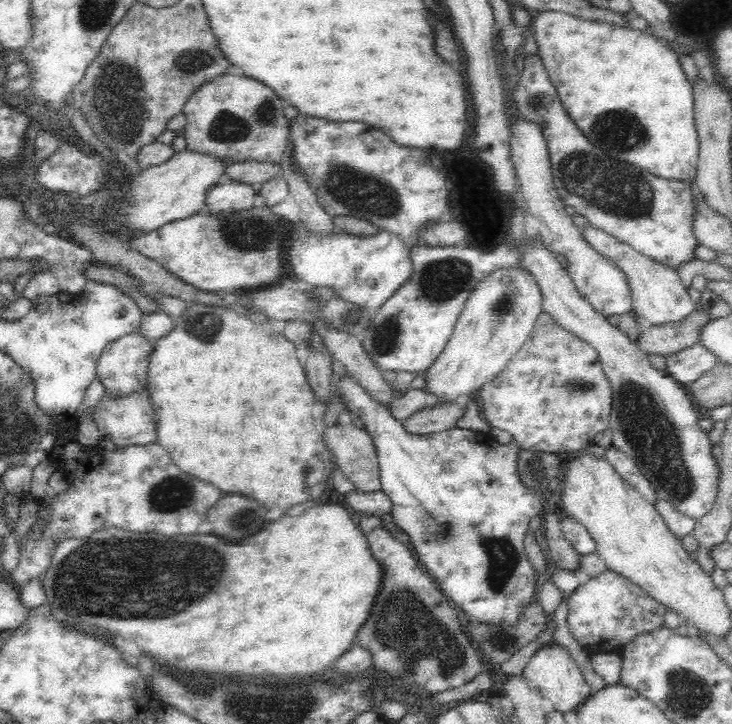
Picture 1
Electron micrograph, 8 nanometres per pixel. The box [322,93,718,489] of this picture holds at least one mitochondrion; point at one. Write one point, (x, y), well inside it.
(619, 191)

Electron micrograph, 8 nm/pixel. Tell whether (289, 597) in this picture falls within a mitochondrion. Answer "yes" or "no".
no

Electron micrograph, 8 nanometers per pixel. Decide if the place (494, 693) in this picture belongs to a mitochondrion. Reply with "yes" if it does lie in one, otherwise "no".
no

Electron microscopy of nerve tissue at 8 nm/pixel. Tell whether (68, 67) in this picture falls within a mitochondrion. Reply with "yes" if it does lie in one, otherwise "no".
no

